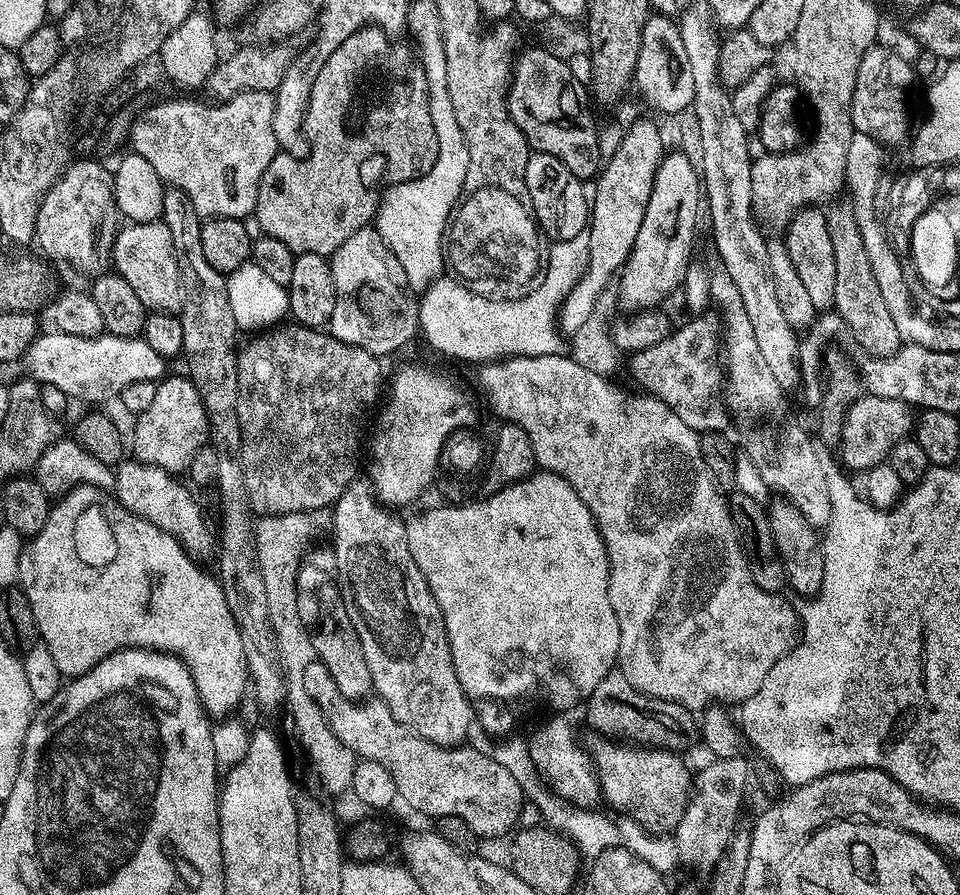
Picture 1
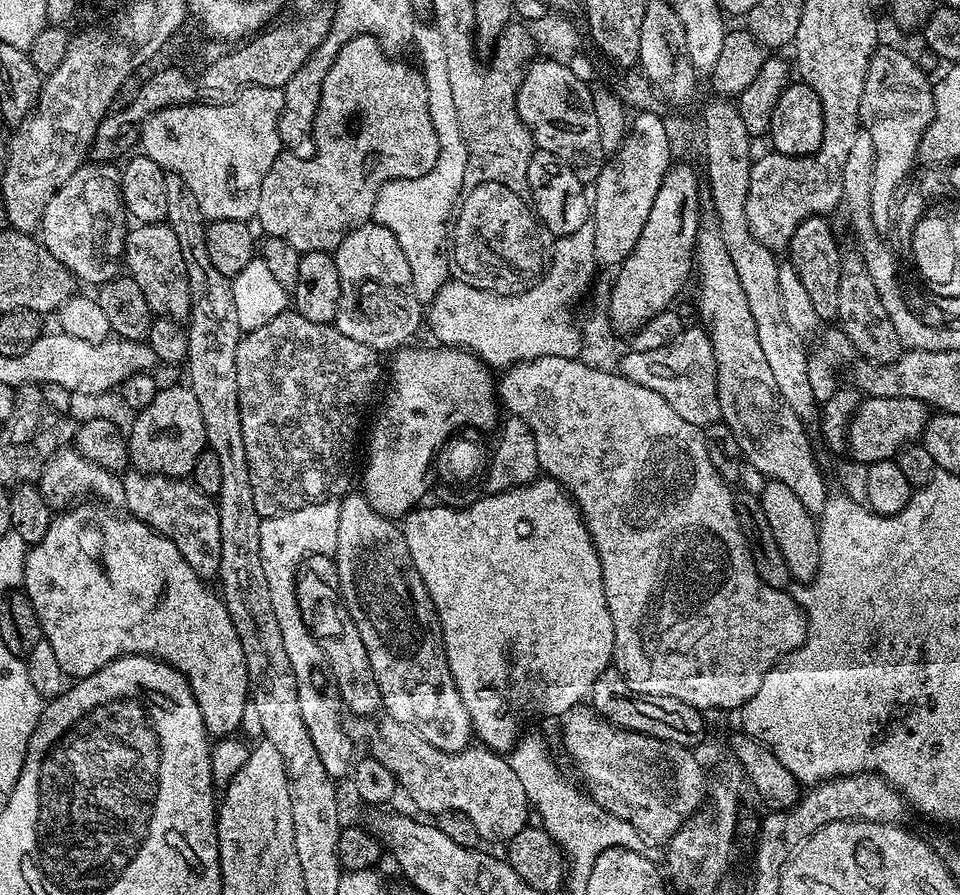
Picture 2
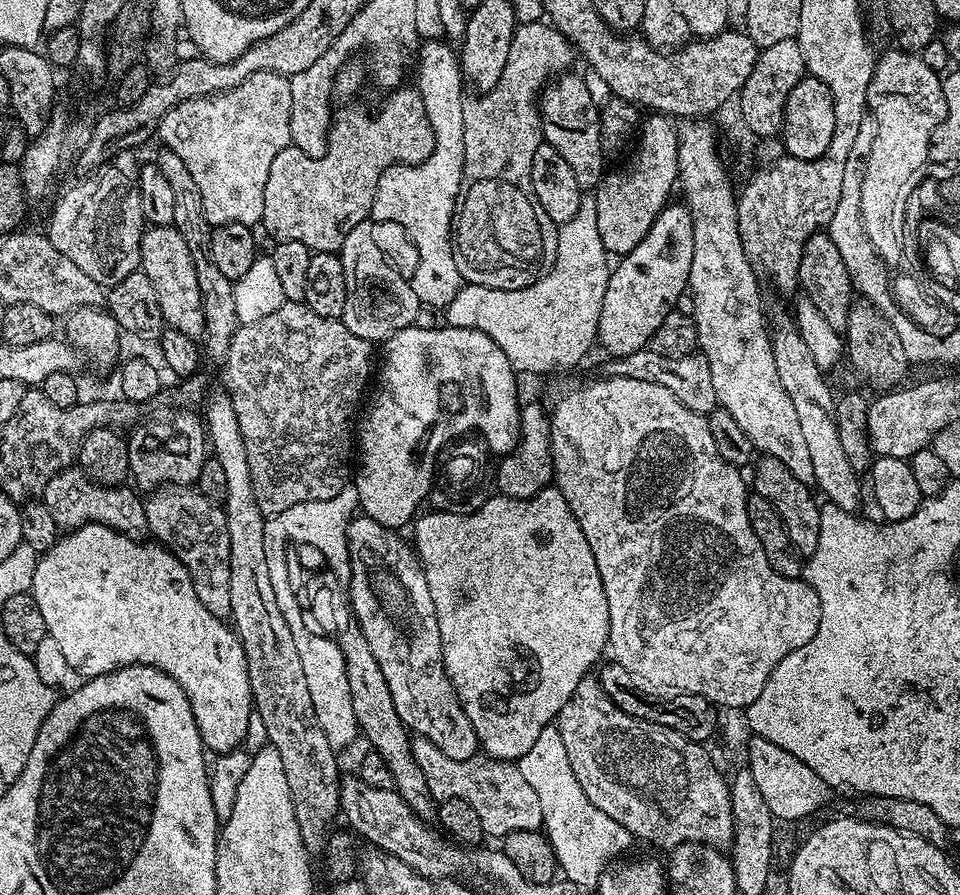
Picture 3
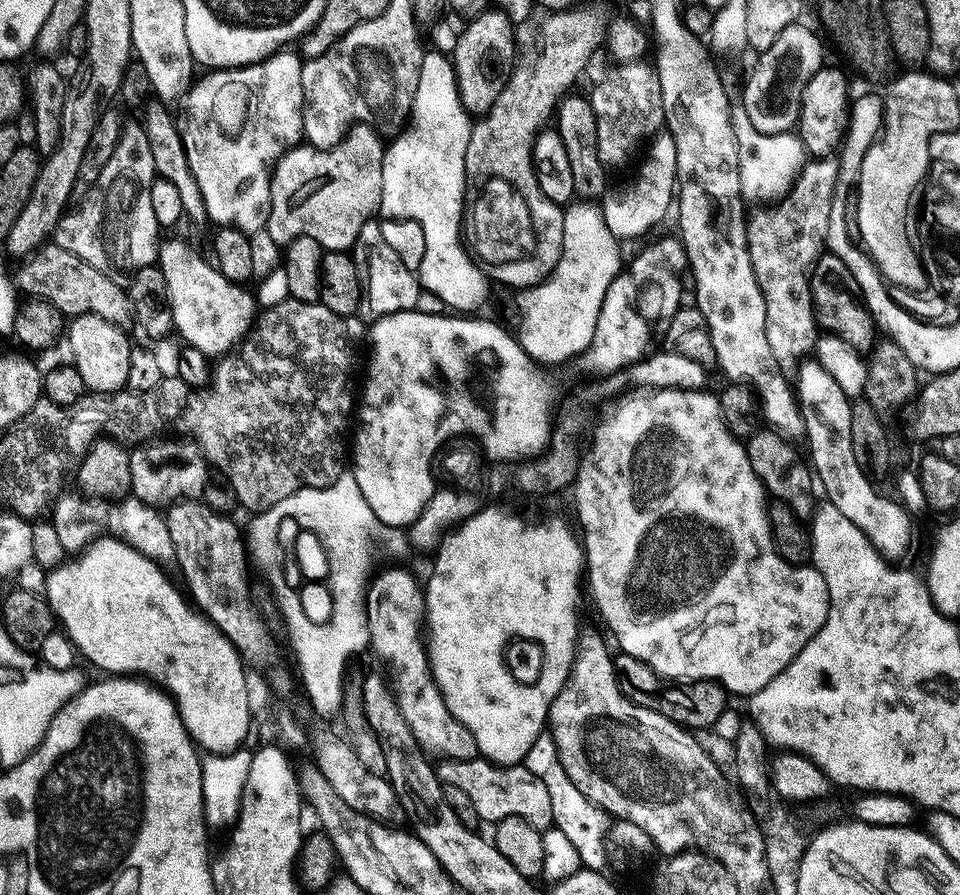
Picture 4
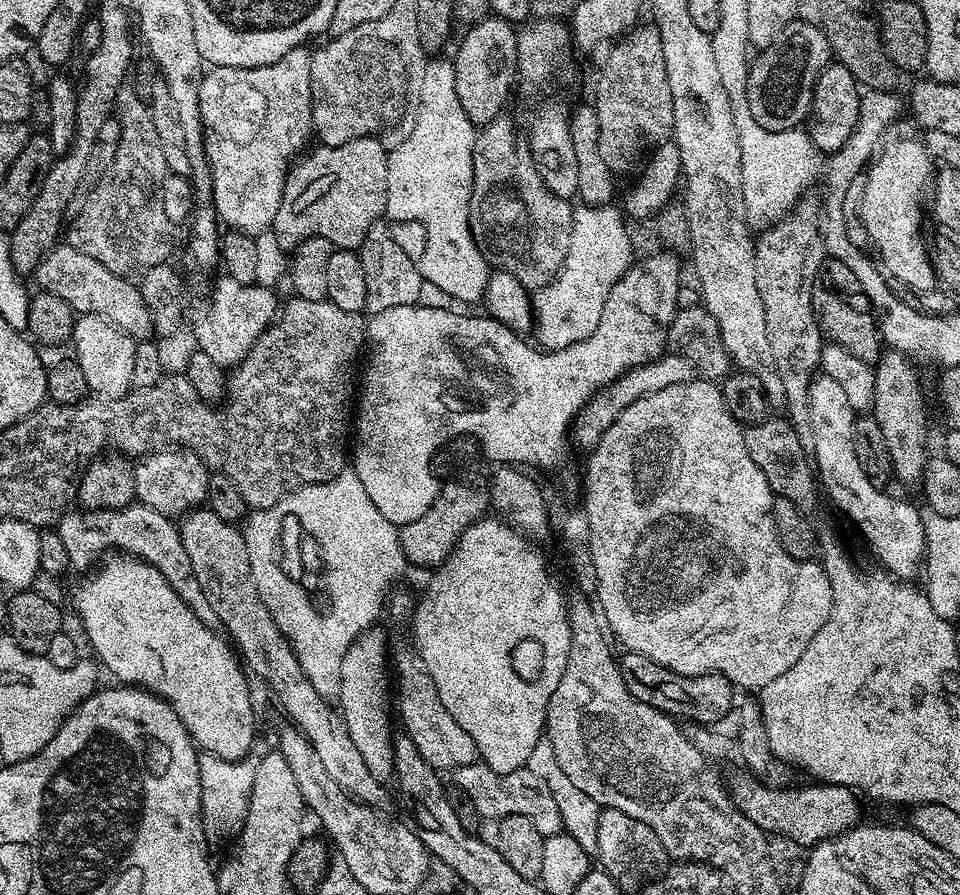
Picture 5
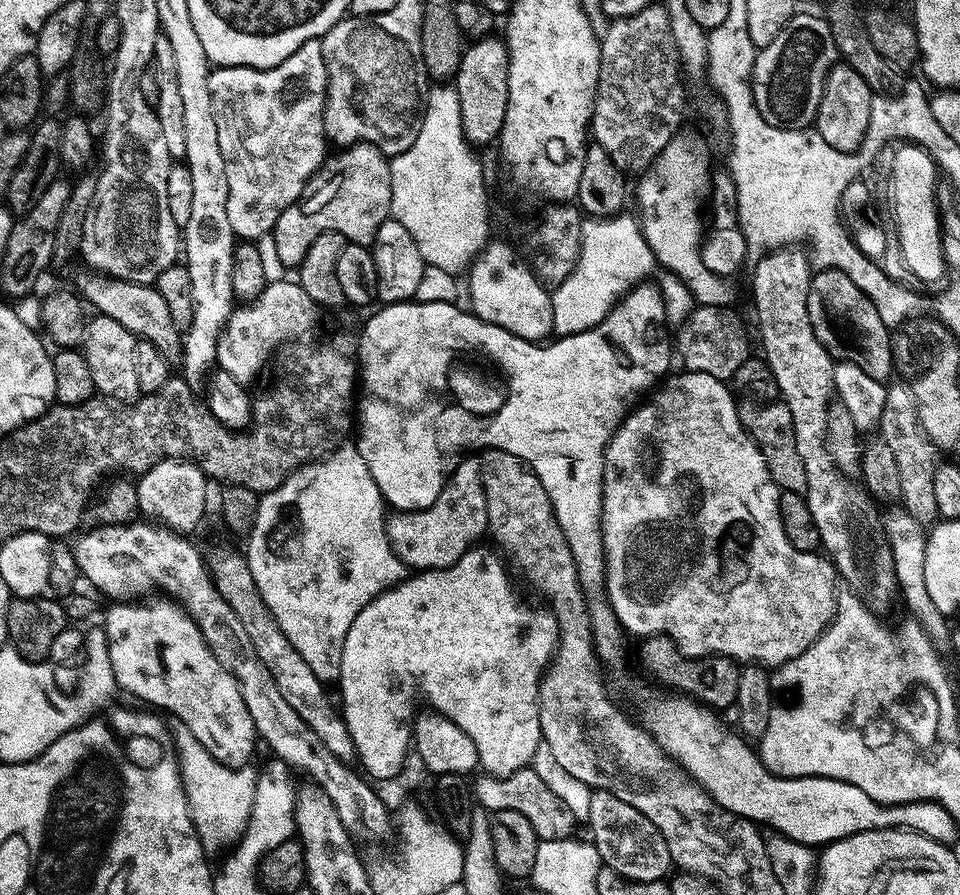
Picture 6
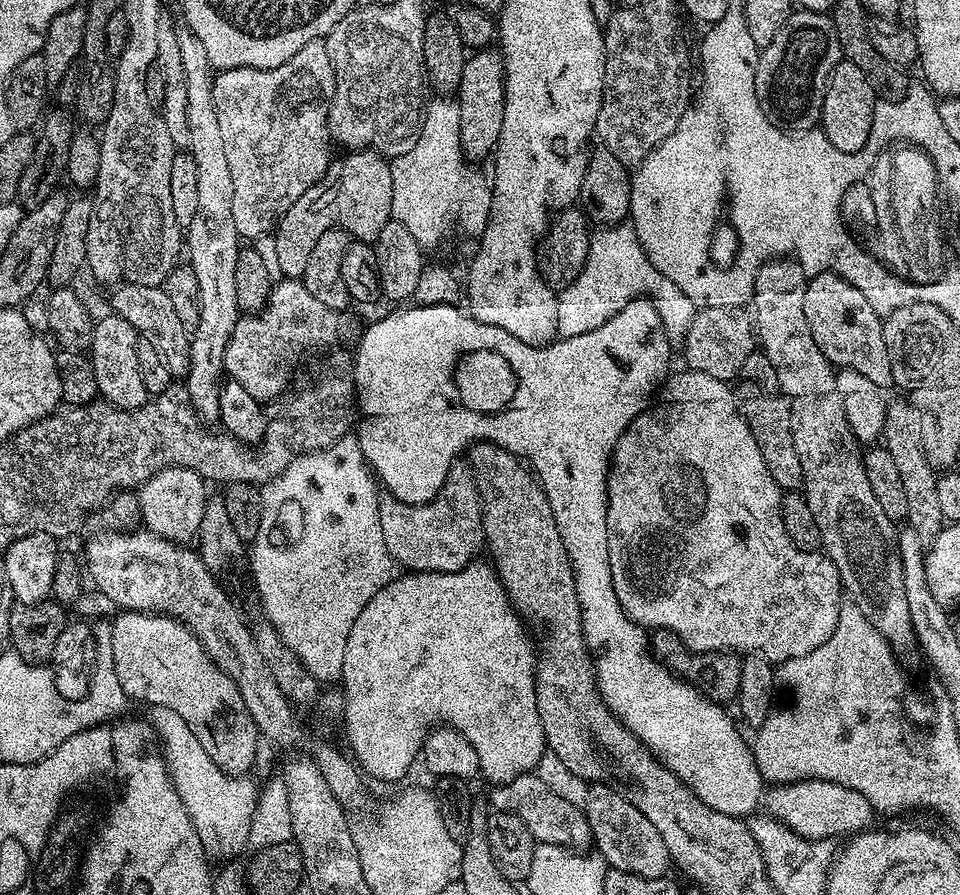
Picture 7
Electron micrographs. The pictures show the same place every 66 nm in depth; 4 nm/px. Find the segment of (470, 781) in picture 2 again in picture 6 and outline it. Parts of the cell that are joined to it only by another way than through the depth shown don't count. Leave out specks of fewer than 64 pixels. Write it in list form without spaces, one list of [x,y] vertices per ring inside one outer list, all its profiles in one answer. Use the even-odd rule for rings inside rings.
[[[532,767],[523,768],[509,776],[480,774],[476,778],[476,784],[474,780],[471,785],[472,795],[475,803],[479,807],[487,809],[489,813],[518,810],[518,814],[525,816],[530,822],[530,826],[534,826],[534,830],[541,840],[566,840],[573,835],[572,827],[577,827],[578,824],[574,814],[570,814],[570,810],[566,810],[562,798],[558,798],[558,794],[553,794],[547,788],[546,782],[542,782],[542,778],[538,778],[538,774],[534,774]]]

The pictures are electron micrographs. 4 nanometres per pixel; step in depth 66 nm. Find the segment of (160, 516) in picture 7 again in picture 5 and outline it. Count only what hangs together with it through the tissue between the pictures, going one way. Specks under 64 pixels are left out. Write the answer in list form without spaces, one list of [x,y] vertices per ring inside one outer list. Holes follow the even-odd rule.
[[[166,448],[162,452],[151,452],[135,465],[136,500],[158,510],[163,516],[173,518],[201,507],[208,499],[210,469],[197,452],[186,448]]]

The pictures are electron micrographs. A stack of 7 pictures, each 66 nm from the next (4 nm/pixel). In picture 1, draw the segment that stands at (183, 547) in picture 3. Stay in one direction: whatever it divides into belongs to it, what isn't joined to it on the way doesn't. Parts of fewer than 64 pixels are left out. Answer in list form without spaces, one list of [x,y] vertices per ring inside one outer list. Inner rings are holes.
[[[125,458],[115,465],[116,472],[116,488],[114,487],[114,495],[120,501],[120,505],[126,510],[130,510],[138,518],[142,518],[146,522],[150,522],[154,526],[158,526],[158,530],[162,530],[166,534],[170,534],[173,538],[184,547],[185,552],[193,558],[201,558],[200,556],[208,556],[217,551],[218,540],[212,537],[208,530],[207,524],[204,522],[203,516],[196,509],[194,501],[188,497],[188,492],[179,484],[177,477],[173,473],[162,470],[158,466],[150,466],[135,458]]]

